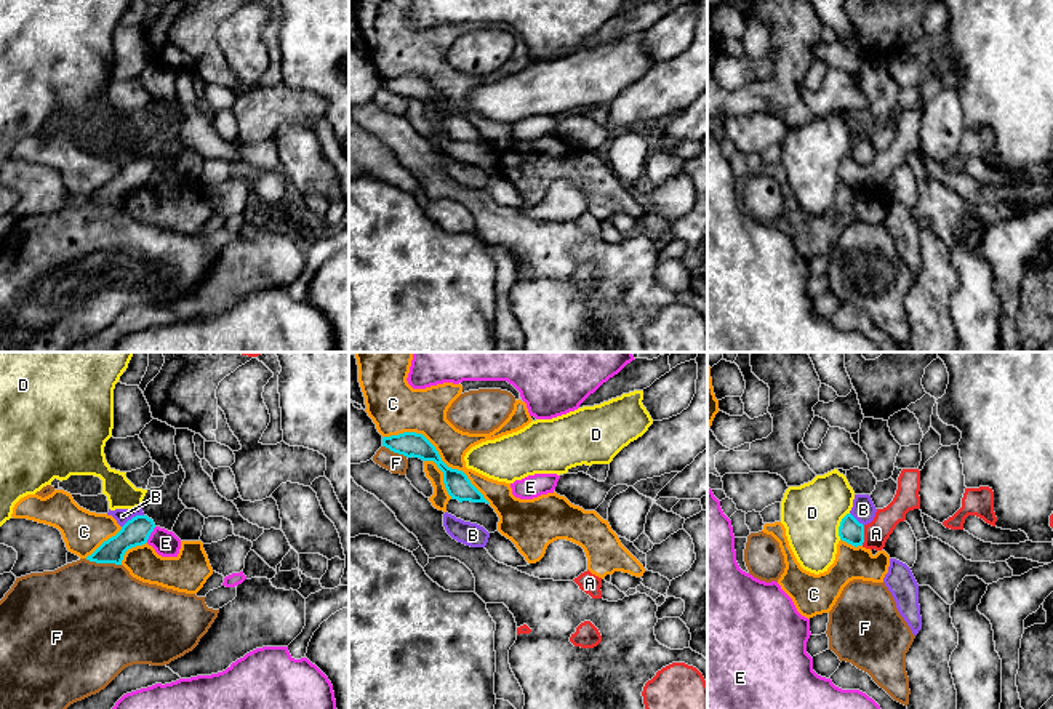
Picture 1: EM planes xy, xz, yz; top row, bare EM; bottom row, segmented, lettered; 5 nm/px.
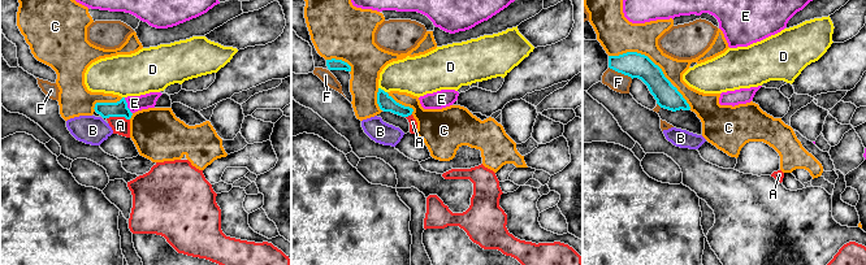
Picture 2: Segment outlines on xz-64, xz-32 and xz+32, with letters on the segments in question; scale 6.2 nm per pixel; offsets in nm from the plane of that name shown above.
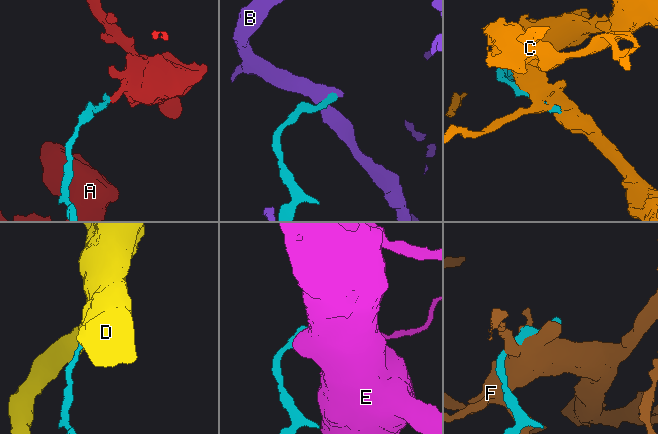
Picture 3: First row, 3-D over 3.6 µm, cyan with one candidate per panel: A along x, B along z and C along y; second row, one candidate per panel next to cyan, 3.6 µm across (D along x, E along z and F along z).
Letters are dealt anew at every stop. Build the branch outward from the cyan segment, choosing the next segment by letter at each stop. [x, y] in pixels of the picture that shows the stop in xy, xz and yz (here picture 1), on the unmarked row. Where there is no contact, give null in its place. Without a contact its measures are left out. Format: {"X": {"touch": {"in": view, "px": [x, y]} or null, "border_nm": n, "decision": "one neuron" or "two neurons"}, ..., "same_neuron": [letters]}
{"A": {"touch": {"in": "yz", "px": [863, 176]}, "border_nm": 110, "decision": "one neuron"}, "B": {"touch": {"in": "xy", "px": [133, 159]}, "border_nm": 130, "decision": "two neurons"}, "C": {"touch": {"in": "xz", "px": [437, 95]}, "border_nm": 650, "decision": "two neurons"}, "D": {"touch": {"in": "yz", "px": [840, 167]}, "border_nm": 140, "decision": "two neurons"}, "E": {"touch": {"in": "xy", "px": [149, 176]}, "border_nm": 90, "decision": "two neurons"}, "F": {"touch": {"in": "xy", "px": [103, 204]}, "border_nm": 190, "decision": "two neurons"}, "same_neuron": ["A"]}

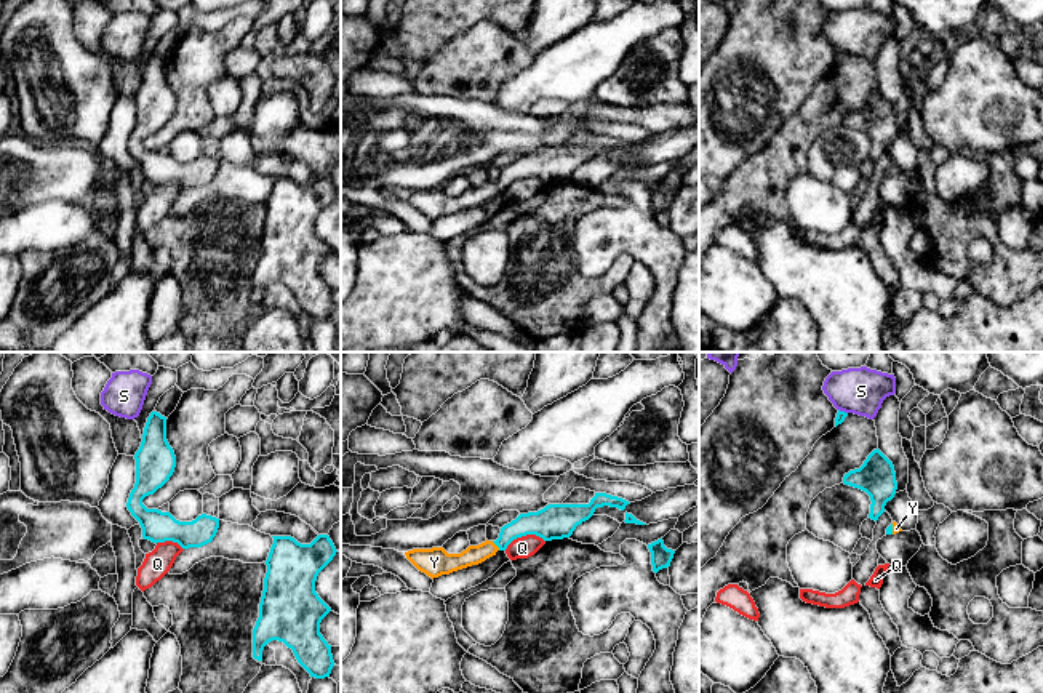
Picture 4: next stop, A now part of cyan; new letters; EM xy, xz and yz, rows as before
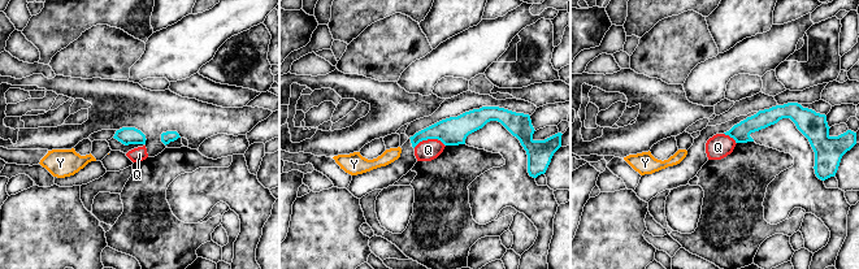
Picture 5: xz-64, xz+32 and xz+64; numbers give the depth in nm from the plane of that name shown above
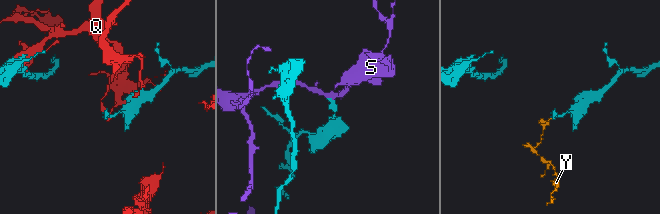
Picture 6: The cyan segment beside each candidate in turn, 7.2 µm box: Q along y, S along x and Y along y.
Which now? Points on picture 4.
{"Q": {"touch": {"in": "xz", "px": [523, 176]}, "border_nm": 220, "decision": "two neurons"}, "S": {"touch": {"in": "yz", "px": [843, 53]}, "border_nm": 50, "decision": "two neurons"}, "Y": {"touch": {"in": "xz", "px": [496, 186]}, "border_nm": 60, "decision": "one neuron"}, "same_neuron": ["Y"]}

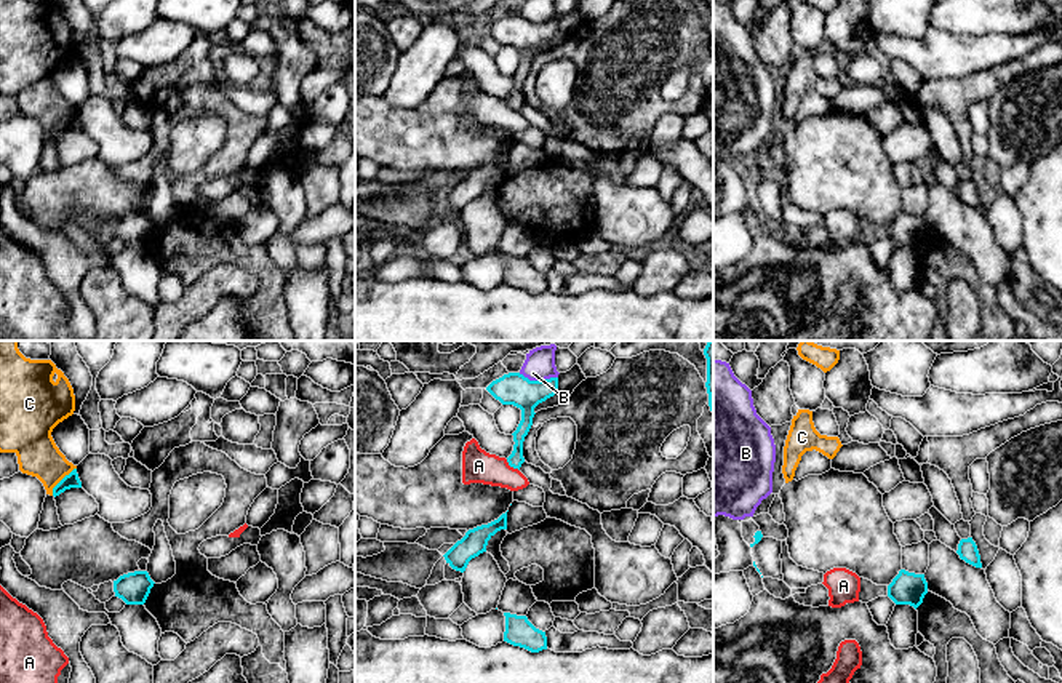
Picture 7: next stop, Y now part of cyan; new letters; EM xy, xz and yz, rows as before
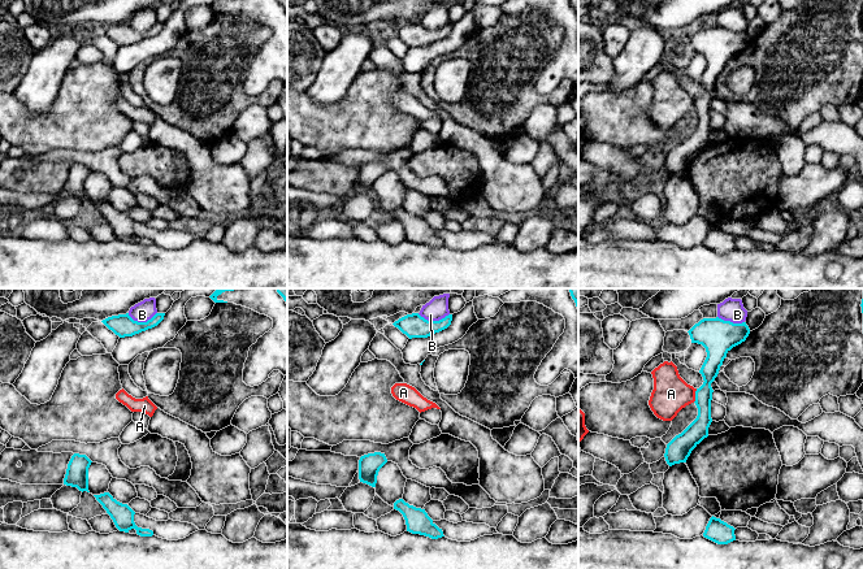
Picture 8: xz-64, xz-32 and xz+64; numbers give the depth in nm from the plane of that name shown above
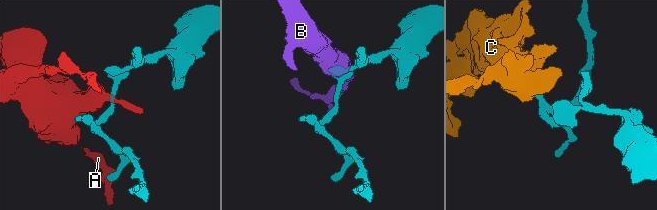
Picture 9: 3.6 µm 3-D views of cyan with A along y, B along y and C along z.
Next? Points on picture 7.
{"A": {"touch": {"in": "xz", "px": [512, 107]}, "border_nm": 90, "decision": "two neurons"}, "B": {"touch": {"in": "xz", "px": [538, 23]}, "border_nm": 200, "decision": "two neurons"}, "C": {"touch": {"in": "xy", "px": [61, 122]}, "border_nm": 190, "decision": "two neurons"}, "same_neuron": []}

